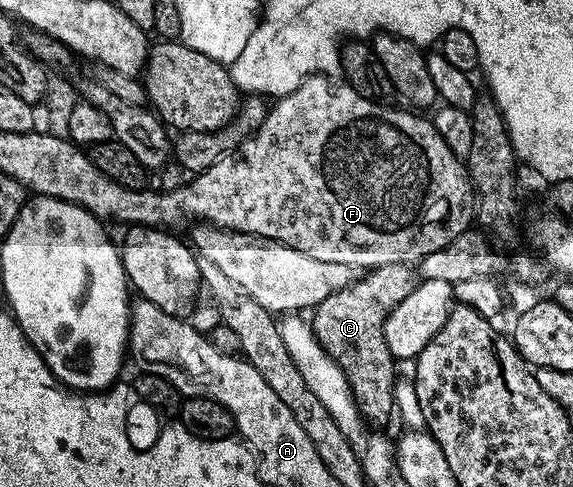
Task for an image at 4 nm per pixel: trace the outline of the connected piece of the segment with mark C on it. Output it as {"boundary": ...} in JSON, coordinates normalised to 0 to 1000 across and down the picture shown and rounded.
{"boundary":[[[716,542],[663,544],[635,565],[621,567],[620,579],[595,598],[581,598],[574,614],[550,628],[541,671],[560,713],[588,745],[607,780],[614,811],[627,832],[628,852],[647,877],[672,877],[691,854],[688,795],[693,780],[691,743],[672,704],[668,665],[714,598],[728,583],[728,561]]]}

